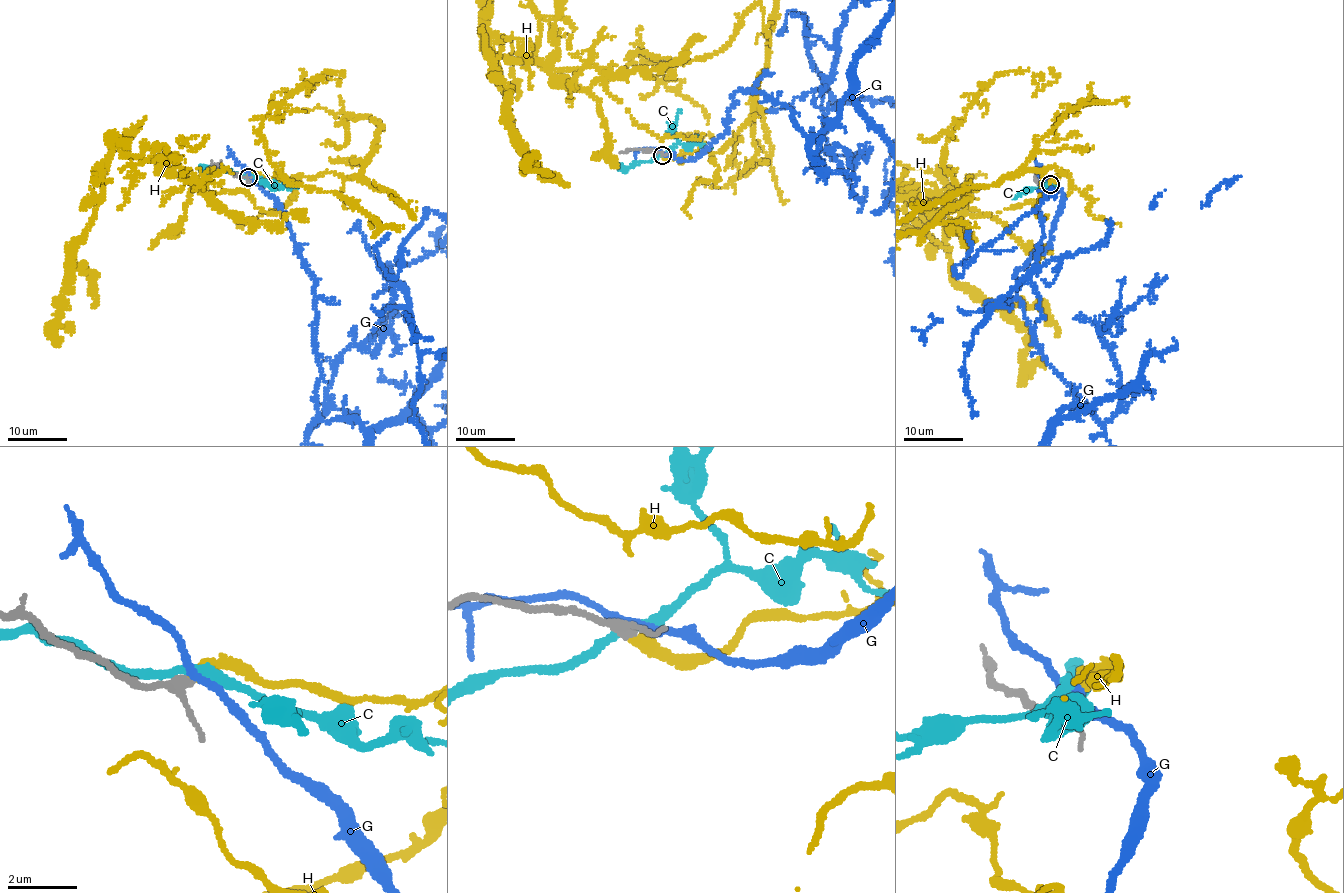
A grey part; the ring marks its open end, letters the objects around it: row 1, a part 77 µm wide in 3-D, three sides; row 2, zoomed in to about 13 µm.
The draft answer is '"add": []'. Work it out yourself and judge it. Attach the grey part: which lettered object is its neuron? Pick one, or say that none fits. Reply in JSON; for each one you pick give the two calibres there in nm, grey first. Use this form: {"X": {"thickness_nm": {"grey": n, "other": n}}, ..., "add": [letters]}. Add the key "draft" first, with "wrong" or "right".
{"draft": "wrong", "H": {"thickness_nm": {"grey": 240, "other": 360}}, "add": ["H"]}

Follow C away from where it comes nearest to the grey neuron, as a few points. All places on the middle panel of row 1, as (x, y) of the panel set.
C: (660, 155), (667, 154), (677, 144), (692, 141), (699, 142), (704, 148), (713, 147)

